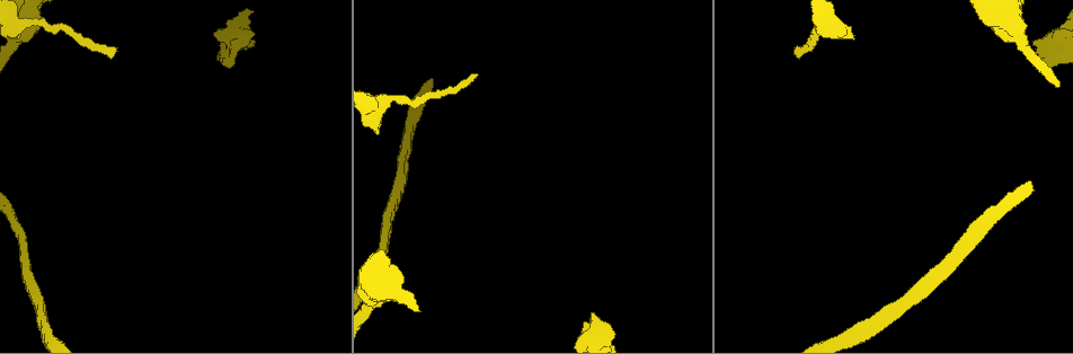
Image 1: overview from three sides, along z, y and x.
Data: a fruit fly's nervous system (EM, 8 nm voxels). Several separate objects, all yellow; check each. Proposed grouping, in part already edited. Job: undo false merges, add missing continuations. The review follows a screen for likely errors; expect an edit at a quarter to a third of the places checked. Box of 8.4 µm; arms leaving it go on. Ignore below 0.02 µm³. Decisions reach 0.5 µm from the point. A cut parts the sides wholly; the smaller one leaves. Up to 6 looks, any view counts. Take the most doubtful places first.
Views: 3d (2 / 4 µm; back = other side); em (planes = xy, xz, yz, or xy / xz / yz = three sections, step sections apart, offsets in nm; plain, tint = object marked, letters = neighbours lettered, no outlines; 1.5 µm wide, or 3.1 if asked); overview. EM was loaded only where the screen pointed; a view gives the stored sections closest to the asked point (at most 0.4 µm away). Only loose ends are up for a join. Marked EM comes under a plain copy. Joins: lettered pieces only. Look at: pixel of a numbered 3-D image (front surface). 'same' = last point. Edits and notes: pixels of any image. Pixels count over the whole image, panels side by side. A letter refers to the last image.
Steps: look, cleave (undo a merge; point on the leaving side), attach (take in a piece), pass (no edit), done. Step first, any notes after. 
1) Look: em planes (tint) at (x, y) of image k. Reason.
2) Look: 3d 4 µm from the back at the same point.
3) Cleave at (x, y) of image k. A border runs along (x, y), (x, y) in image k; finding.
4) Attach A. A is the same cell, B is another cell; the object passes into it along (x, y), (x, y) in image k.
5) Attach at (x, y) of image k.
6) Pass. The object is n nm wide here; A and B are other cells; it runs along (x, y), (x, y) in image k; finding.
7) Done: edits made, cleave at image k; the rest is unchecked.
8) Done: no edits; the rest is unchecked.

Look: 3d 2 µm at (593, 318) of image 1. Thick end.

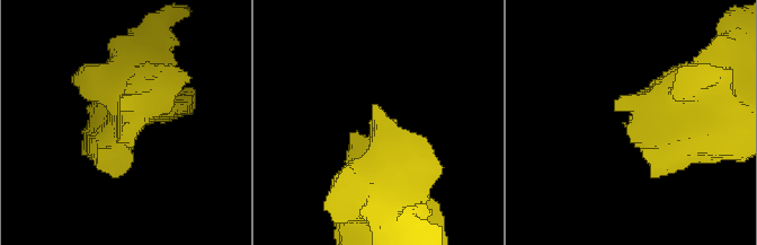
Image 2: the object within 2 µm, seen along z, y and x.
Look: em planes (letters) at (130, 150) of image 2. Need the tissue.

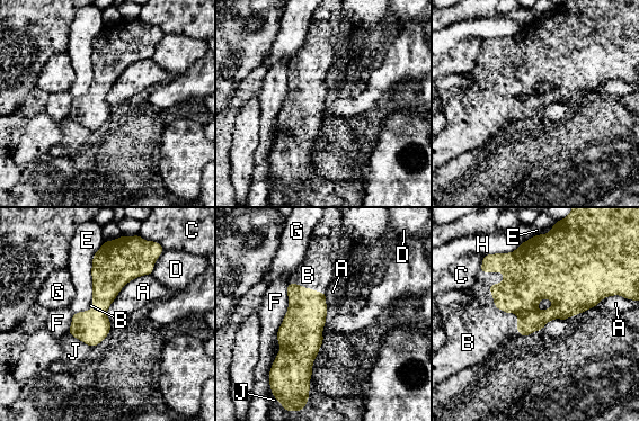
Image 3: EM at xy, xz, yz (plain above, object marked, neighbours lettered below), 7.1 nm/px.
Attach at (508, 331) of image 3. B is the same cell, A, C, D, E, F, G, H and J are other cells; the object passes into it along (527, 280), (514, 312), (508, 331) in image 3; the neuron continues.

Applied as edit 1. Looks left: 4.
Look: overview. Redraw.

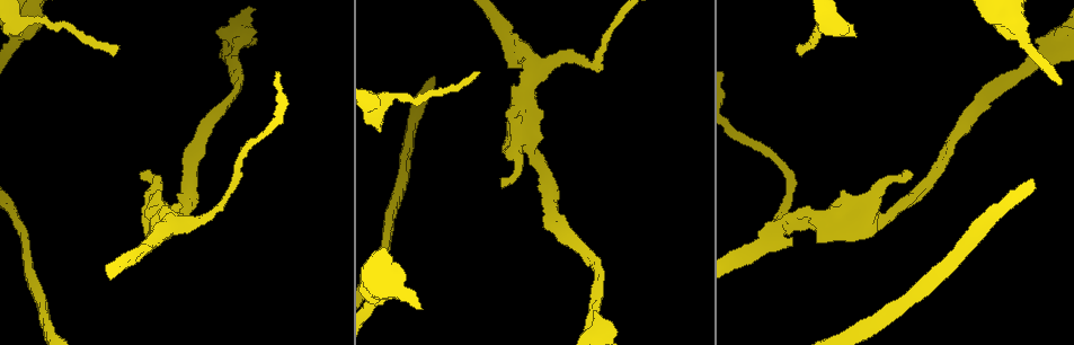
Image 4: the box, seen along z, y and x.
Look: em planes (letters) at (538, 134) of image 4. Thick end.

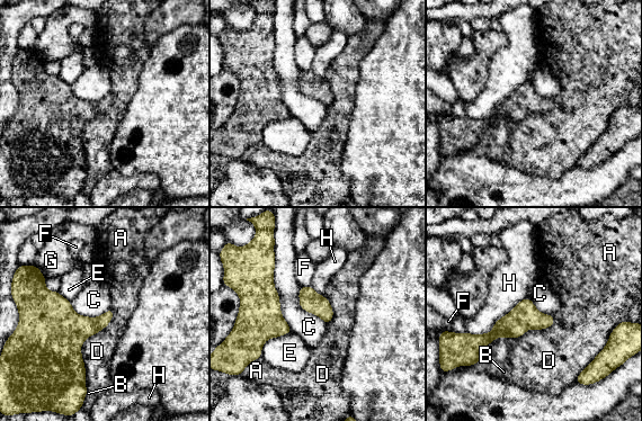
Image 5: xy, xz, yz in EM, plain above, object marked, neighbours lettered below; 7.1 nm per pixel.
Pass. The longest contact is with C, 650 nm; A, B, C, D, E, F, G and H are other cells; a border runs along (110, 307), (81, 345), (86, 390) in image 5; none of them fits.

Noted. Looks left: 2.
Look: em planes (letters) at (798, 47) of image 4. Free end.

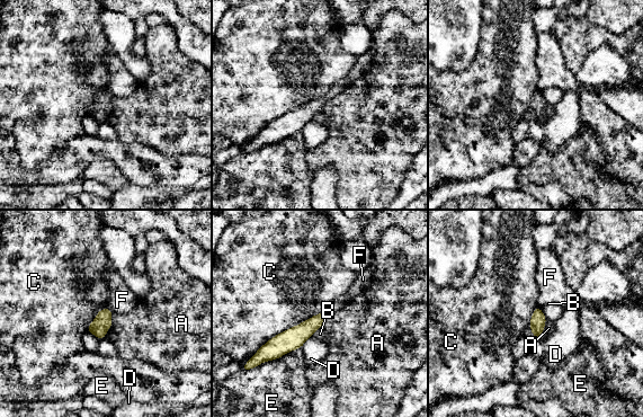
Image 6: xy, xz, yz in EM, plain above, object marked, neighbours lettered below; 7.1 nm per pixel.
Pass. A, B, C, D, E and F are other cells; it runs along (323, 317), (295, 337), (262, 353) in image 6; none of them fits.

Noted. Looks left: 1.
Done: edits made, attach at image 3; the rest is unchecked.

